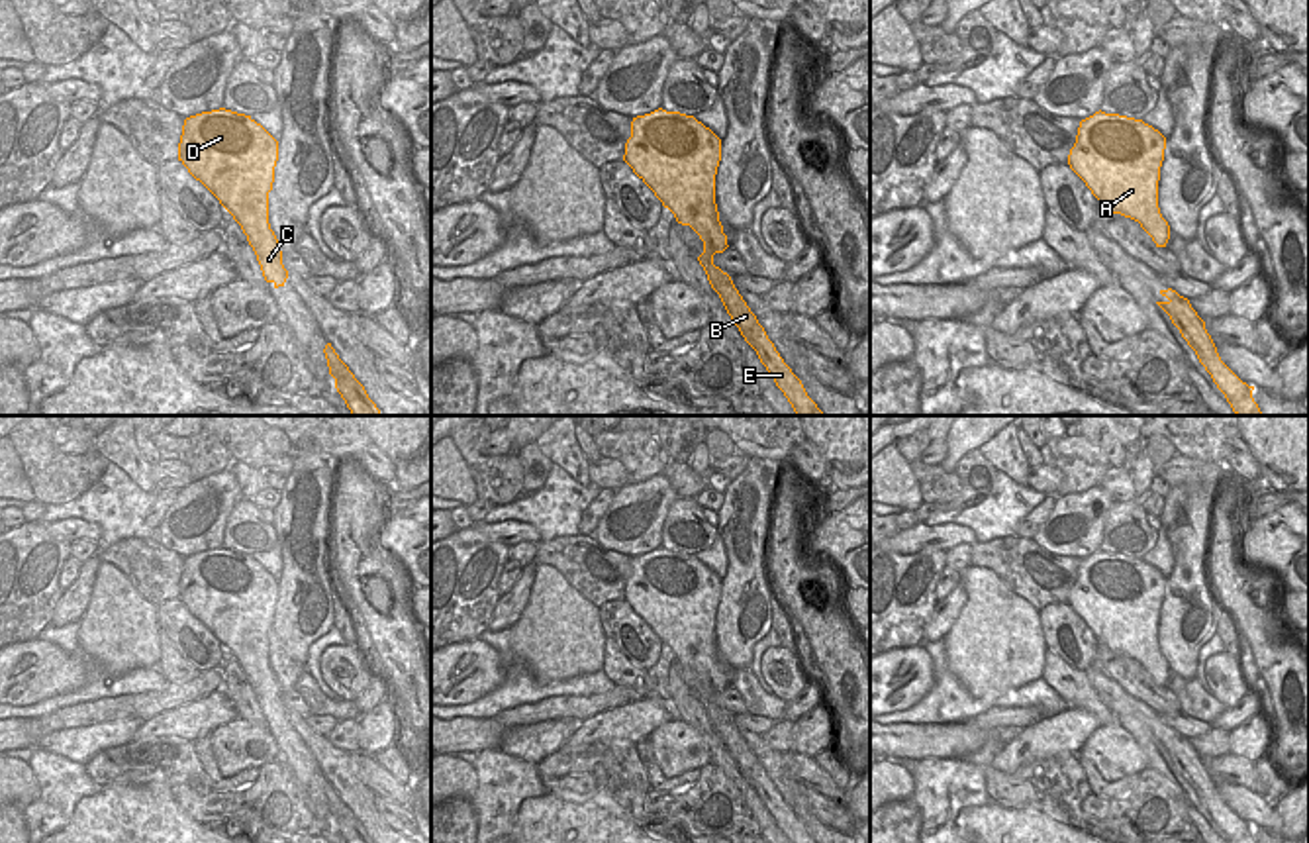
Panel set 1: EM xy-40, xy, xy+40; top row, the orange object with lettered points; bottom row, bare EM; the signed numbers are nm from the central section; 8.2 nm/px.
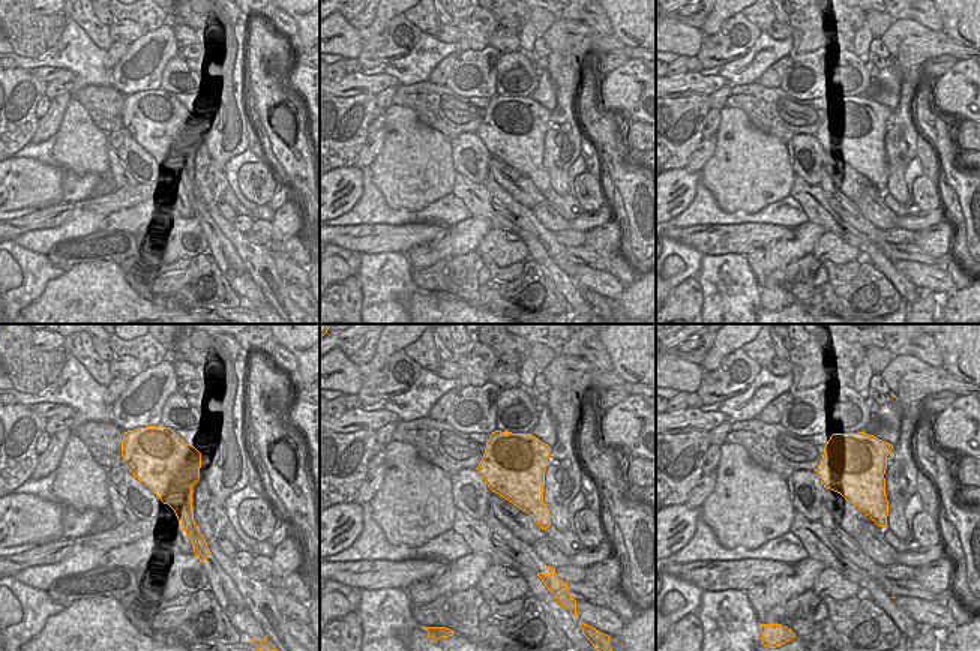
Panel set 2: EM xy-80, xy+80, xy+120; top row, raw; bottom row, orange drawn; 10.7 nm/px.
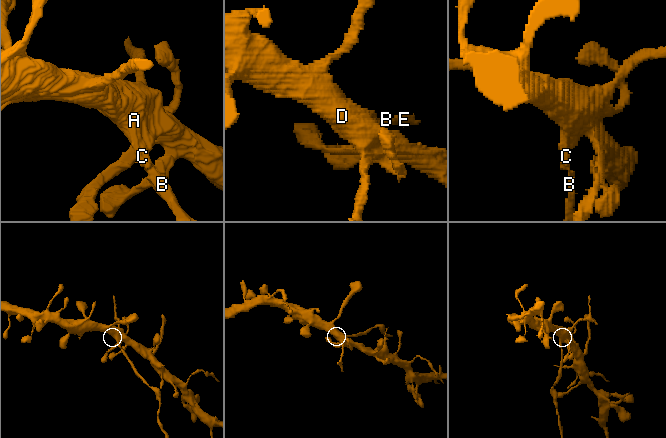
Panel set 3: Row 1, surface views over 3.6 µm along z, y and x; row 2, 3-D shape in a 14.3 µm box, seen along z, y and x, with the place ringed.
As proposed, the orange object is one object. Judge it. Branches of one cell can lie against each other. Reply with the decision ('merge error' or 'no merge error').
merge error

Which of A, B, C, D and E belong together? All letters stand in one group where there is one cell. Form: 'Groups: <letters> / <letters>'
Groups: A C D / B E

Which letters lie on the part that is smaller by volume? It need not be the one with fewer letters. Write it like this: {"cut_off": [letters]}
{"cut_off": ["B", "E"]}

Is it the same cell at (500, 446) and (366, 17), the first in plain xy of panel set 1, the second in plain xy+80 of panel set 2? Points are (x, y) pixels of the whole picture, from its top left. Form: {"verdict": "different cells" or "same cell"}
{"verdict": "same cell"}

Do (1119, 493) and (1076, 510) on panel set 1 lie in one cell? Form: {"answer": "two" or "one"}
{"answer": "two"}

